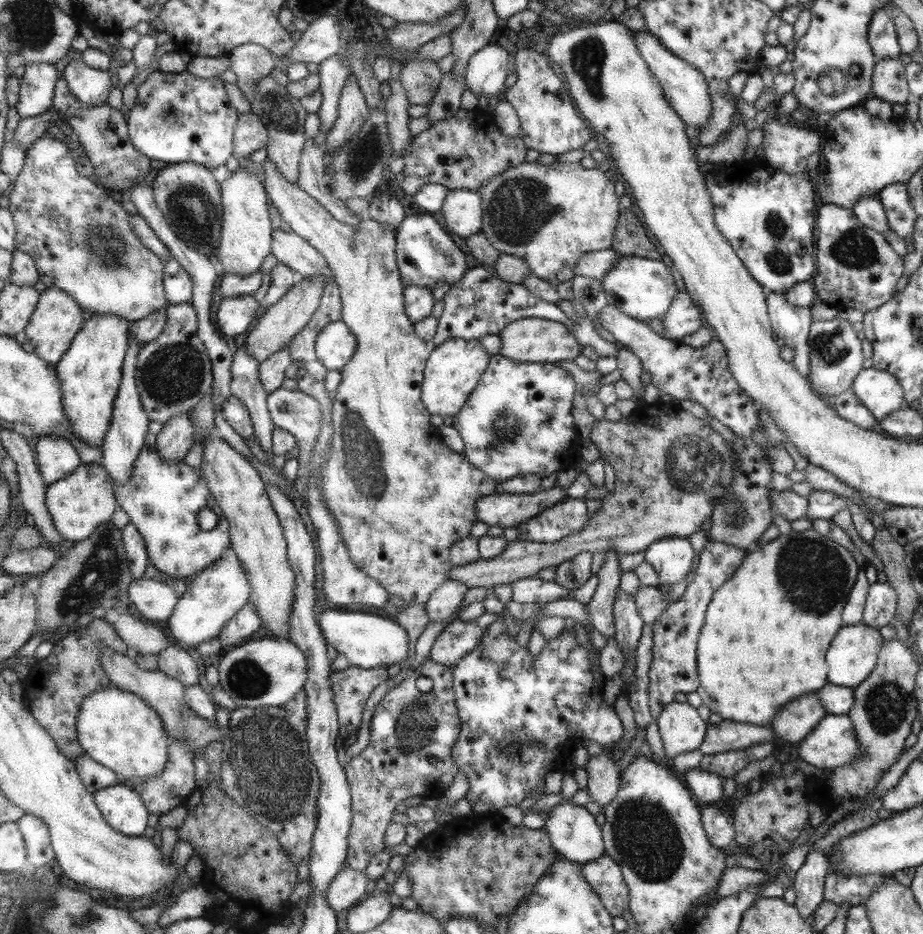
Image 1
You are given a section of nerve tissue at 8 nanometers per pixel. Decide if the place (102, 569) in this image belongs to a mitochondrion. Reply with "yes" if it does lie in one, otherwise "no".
yes

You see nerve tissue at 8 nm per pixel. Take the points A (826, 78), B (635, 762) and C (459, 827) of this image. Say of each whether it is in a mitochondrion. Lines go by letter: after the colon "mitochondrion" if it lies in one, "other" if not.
A: mitochondrion
B: other
C: other

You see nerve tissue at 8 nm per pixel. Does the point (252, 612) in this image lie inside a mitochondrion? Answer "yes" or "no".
no

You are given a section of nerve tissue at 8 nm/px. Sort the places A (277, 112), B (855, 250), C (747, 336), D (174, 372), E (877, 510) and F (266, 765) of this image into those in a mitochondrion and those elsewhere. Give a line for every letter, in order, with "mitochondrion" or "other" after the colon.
A: mitochondrion
B: mitochondrion
C: other
D: mitochondrion
E: other
F: mitochondrion

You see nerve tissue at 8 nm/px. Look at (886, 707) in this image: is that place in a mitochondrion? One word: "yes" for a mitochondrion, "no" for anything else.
yes

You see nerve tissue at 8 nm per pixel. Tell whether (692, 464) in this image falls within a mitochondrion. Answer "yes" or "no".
yes

